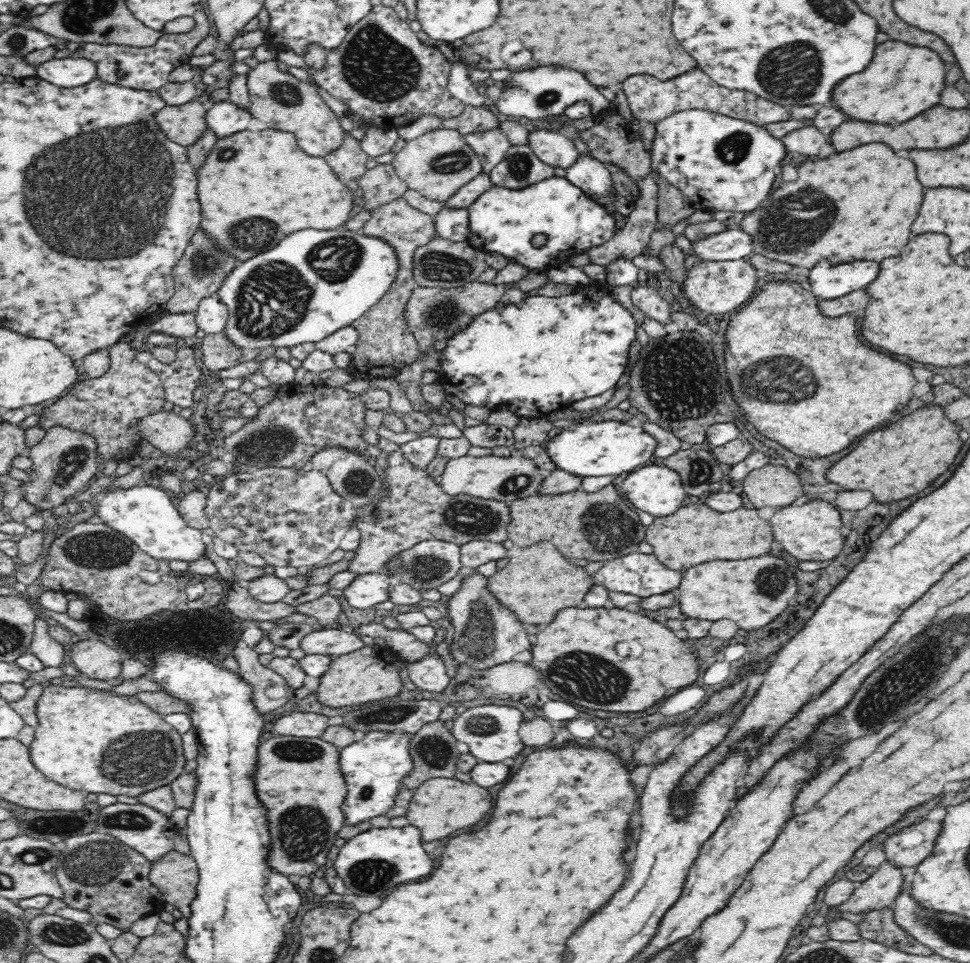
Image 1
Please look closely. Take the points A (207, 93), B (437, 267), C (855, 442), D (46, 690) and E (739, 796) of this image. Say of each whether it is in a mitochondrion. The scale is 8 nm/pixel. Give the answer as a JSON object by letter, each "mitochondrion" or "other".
{"A":"other","B":"mitochondrion","C":"other","D":"other","E":"other"}

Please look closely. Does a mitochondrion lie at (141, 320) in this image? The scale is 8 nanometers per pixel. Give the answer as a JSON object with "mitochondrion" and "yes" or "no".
{"mitochondrion":"no"}

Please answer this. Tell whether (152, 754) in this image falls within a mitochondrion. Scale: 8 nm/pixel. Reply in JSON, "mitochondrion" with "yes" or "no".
{"mitochondrion":"yes"}

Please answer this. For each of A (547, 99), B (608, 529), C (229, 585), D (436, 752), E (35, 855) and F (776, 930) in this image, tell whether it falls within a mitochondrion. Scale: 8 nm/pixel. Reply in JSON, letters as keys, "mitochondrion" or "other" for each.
{"A":"mitochondrion","B":"mitochondrion","C":"other","D":"mitochondrion","E":"mitochondrion","F":"other"}

